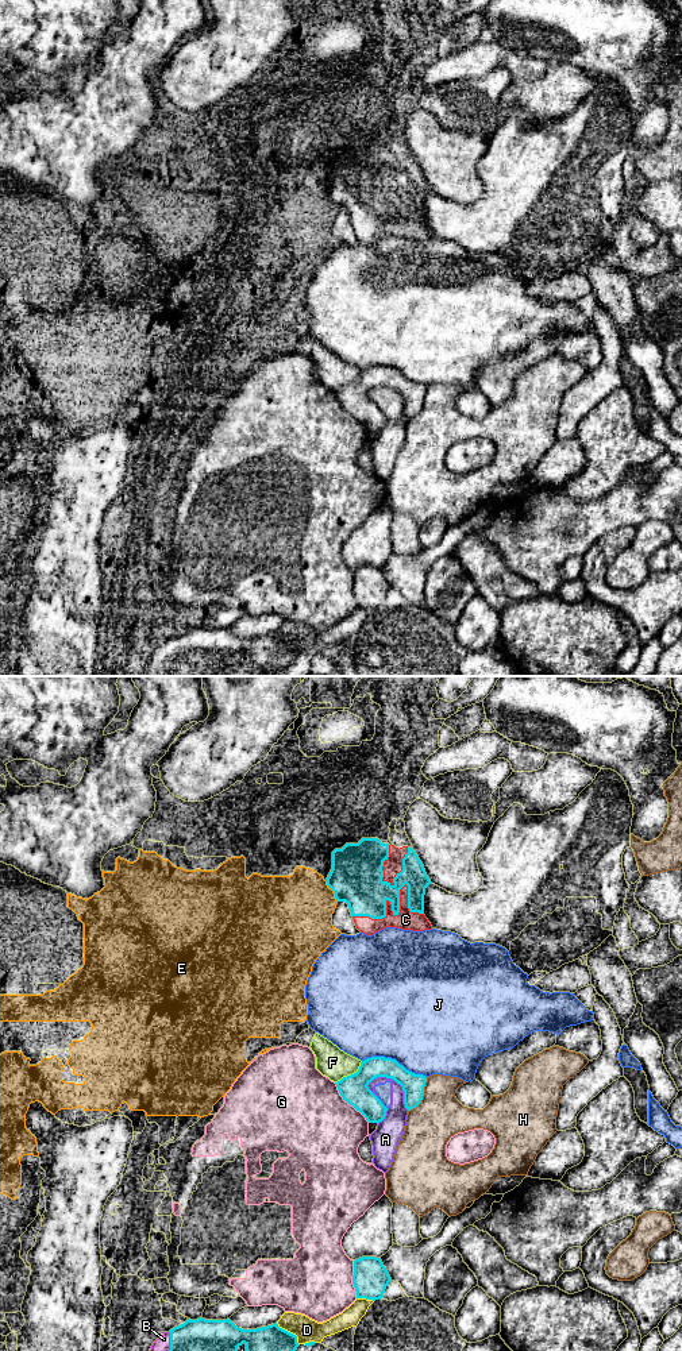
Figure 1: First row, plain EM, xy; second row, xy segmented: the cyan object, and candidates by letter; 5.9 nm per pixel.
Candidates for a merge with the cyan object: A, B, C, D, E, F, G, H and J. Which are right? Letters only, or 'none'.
B, C

